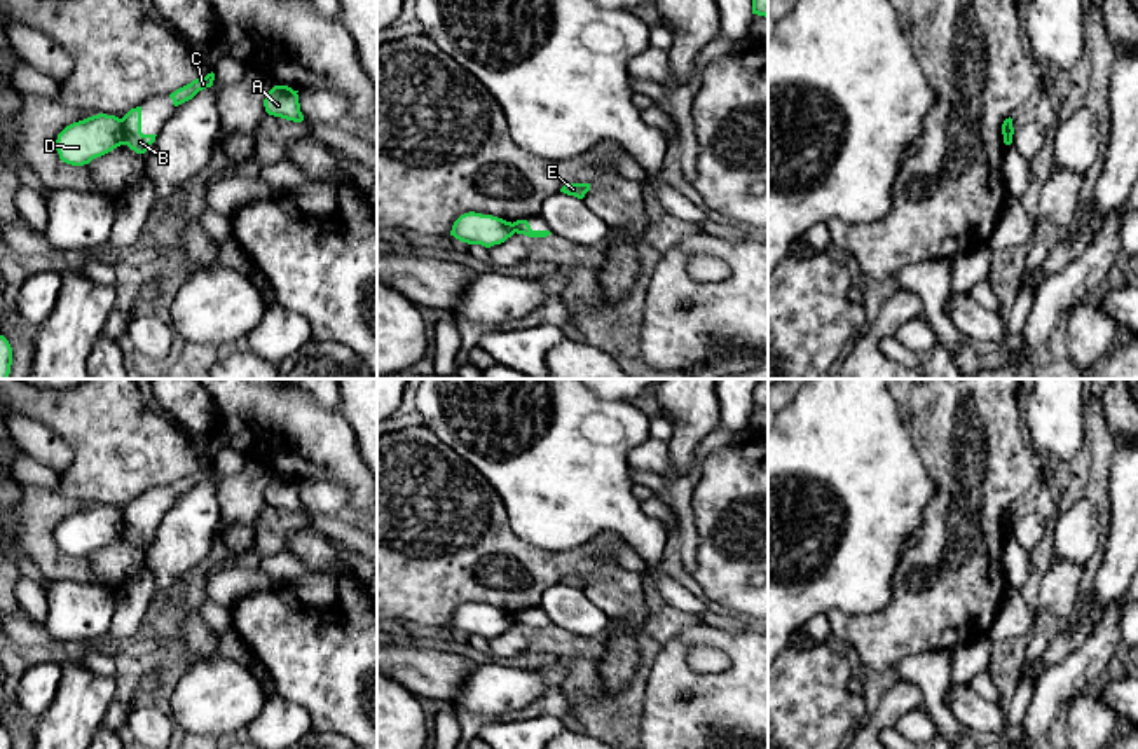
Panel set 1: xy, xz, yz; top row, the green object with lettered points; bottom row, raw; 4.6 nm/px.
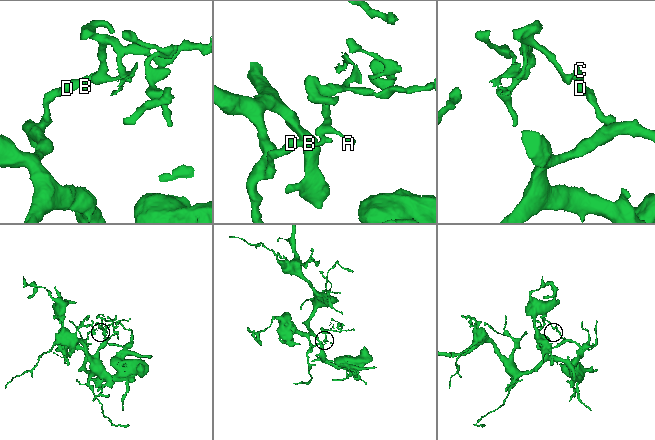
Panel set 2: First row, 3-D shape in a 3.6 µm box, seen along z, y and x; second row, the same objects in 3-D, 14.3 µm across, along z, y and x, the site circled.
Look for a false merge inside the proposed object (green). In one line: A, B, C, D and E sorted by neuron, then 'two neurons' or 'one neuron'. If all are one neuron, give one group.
groups A B C E / D; two neurons

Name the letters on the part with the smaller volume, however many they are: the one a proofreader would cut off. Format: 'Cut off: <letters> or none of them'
Cut off: A, B, C, E

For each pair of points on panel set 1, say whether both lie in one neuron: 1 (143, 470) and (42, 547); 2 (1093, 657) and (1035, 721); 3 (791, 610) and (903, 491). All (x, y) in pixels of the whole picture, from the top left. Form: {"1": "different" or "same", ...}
{"1": "same", "2": "same", "3": "same"}

